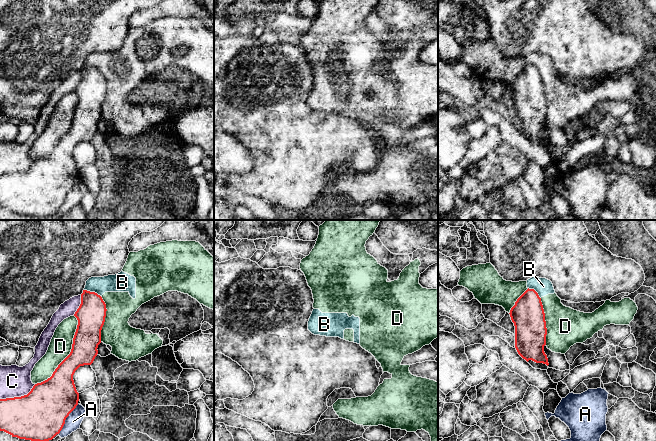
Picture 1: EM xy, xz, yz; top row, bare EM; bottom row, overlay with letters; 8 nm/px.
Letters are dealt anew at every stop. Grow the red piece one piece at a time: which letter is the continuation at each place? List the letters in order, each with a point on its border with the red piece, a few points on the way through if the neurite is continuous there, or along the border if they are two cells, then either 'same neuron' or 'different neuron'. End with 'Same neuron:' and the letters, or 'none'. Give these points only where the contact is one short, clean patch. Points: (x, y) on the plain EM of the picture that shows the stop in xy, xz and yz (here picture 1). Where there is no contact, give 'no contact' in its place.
A: meets red in xy at (65, 195); different neuron
B: meets red in xy at (92, 68); border along xy (84, 65), (96, 68), (100, 72); different neuron
C: meets red in xy at (18, 173); different neuron
D: meets red in xy at (70, 129); different neuron
Same neuron: none

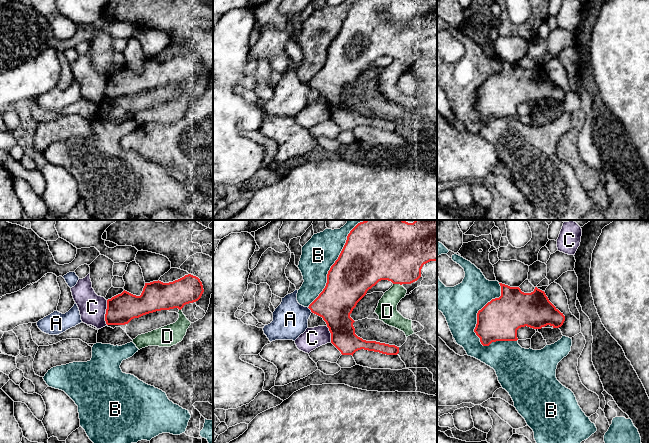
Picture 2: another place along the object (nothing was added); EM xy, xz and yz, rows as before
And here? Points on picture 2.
A: meets red in xz at (310, 85); border along xz (307, 83), (312, 88); different neuron
B: meets red in yz at (478, 88); different neuron
C: meets red in xy at (106, 88); border along xy (107, 76), (106, 100); different neuron
D: meets red in xz at (397, 59); different neuron
Same neuron: none

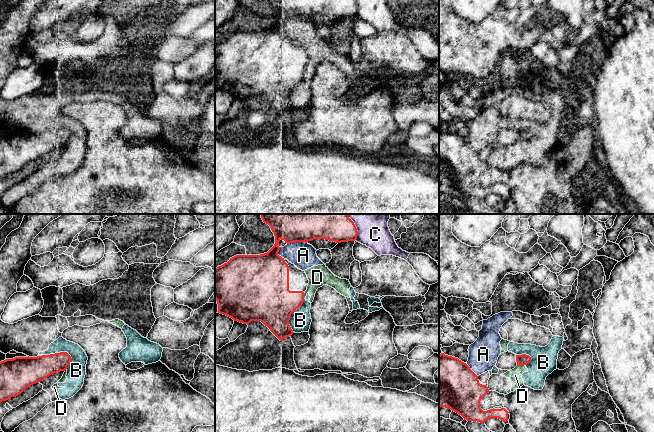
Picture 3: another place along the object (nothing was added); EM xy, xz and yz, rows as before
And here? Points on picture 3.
A: meets red in xz at (296, 17); different neuron
B: meets red in xy at (57, 129); different neuron
C: meets red in xz at (357, 8); different neuron
D: meets red in yz at (520, 140); different neuron
Same neuron: none

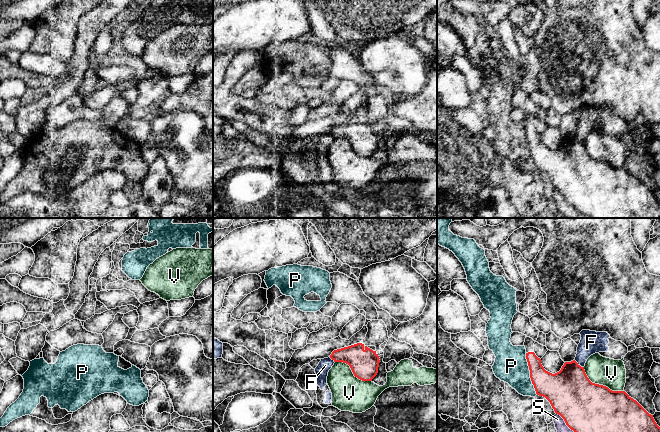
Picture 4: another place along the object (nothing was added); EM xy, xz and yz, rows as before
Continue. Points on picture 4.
F: meets red in yz at (579, 141); different neuron
P: meets red in yz at (530, 150); different neuron
S: meets red in yz at (572, 205); different neuron
V: meets red in yz at (600, 161); different neuron
Same neuron: none

